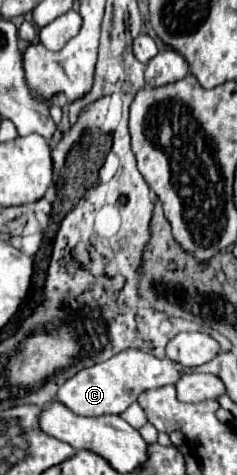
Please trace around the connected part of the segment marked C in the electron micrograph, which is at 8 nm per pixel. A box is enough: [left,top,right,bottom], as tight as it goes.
[56,350,180,416]

